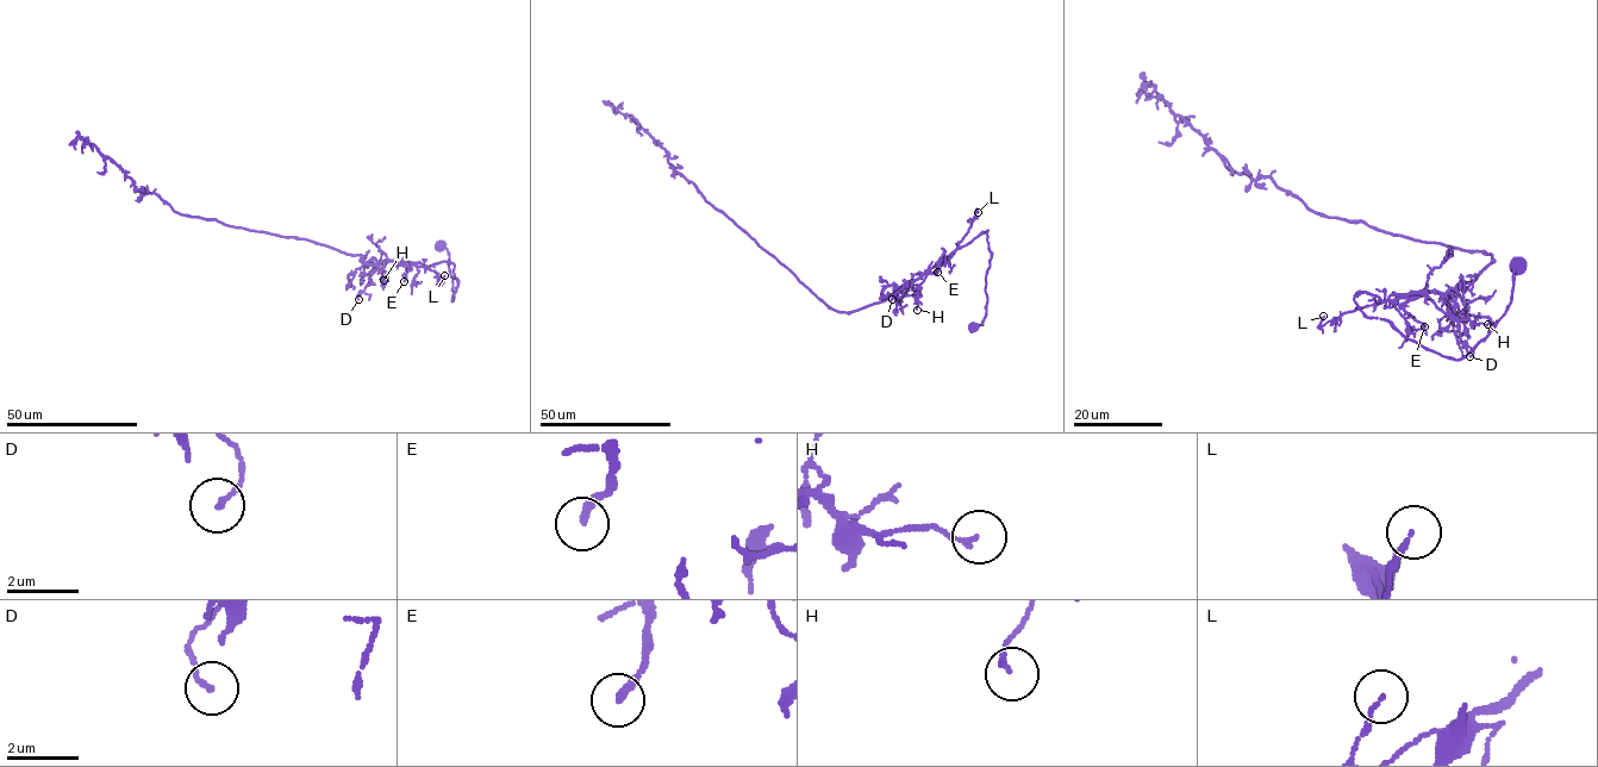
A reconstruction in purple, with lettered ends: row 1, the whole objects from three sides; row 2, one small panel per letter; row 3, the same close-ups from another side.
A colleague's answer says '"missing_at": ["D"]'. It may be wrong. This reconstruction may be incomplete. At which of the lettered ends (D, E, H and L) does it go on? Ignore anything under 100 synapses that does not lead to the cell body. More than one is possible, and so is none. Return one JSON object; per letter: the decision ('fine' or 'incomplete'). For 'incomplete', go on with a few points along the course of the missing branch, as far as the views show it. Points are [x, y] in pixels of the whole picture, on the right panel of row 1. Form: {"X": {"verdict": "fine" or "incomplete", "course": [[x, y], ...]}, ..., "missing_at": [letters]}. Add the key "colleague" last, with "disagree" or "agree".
{"D": {"verdict": "fine"}, "E": {"verdict": "fine"}, "H": {"verdict": "fine"}, "L": {"verdict": "fine"}, "missing_at": [], "colleague": "disagree"}

